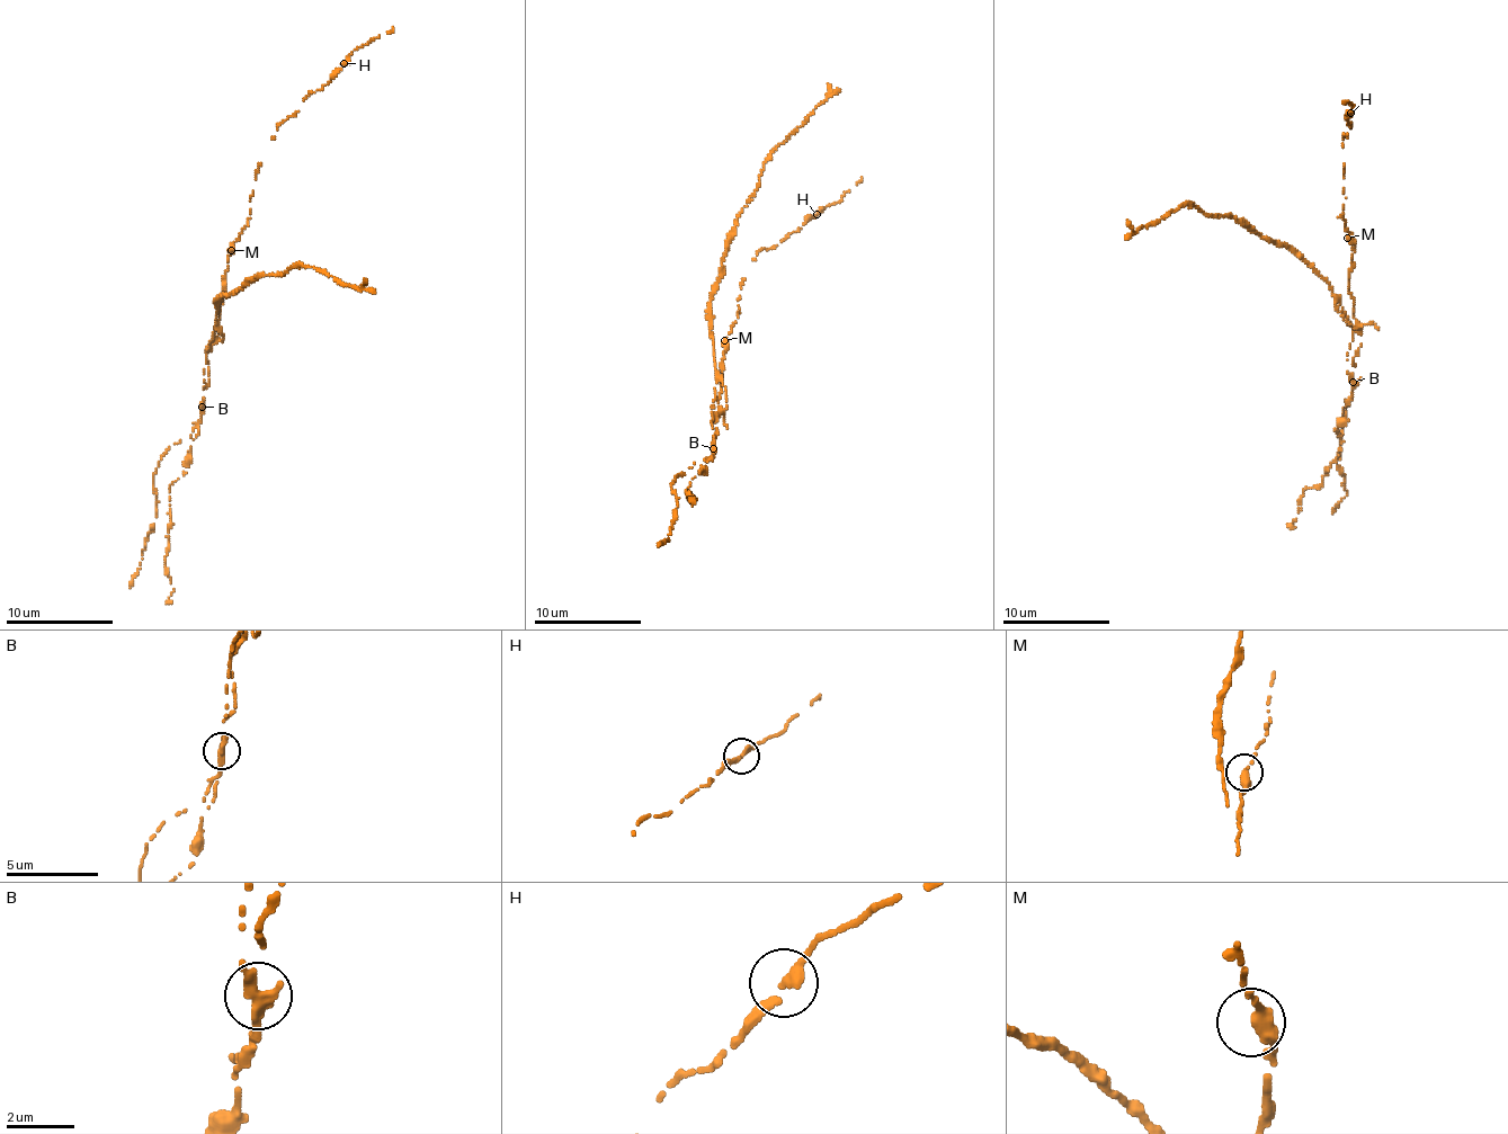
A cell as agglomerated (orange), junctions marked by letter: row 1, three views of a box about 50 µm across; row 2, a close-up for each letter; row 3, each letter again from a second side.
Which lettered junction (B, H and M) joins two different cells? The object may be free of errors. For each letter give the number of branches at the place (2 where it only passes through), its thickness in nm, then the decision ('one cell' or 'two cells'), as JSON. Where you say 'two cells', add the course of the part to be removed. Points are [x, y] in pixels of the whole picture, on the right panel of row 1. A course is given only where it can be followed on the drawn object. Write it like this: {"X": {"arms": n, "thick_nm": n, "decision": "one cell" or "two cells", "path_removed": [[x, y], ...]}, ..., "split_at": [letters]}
{"B": {"arms": 2, "thick_nm": 360, "decision": "two cells", "path_removed": [[1353, 381], [1353, 327], [1340, 300], [1284, 246], [1194, 205], [1138, 232], [1127, 220]]}, "H": {"arms": 2, "thick_nm": 280, "decision": "one cell"}, "M": {"arms": 2, "thick_nm": 360, "decision": "one cell"}, "split_at": ["B"]}

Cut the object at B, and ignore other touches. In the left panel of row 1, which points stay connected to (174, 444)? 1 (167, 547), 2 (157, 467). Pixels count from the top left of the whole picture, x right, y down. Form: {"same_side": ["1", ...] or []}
{"same_side": ["2"]}

